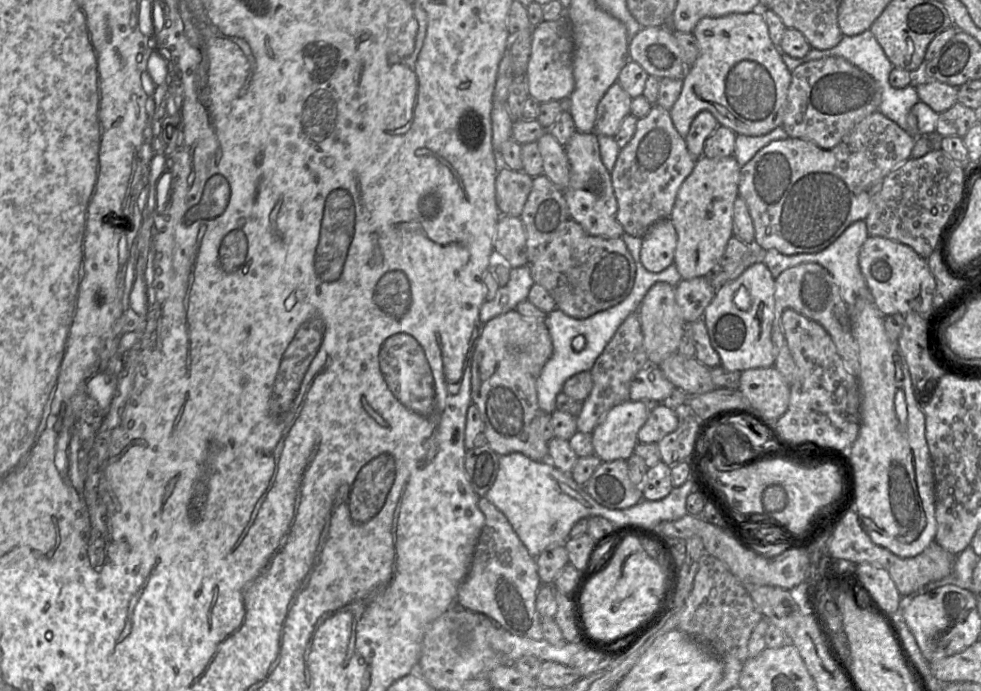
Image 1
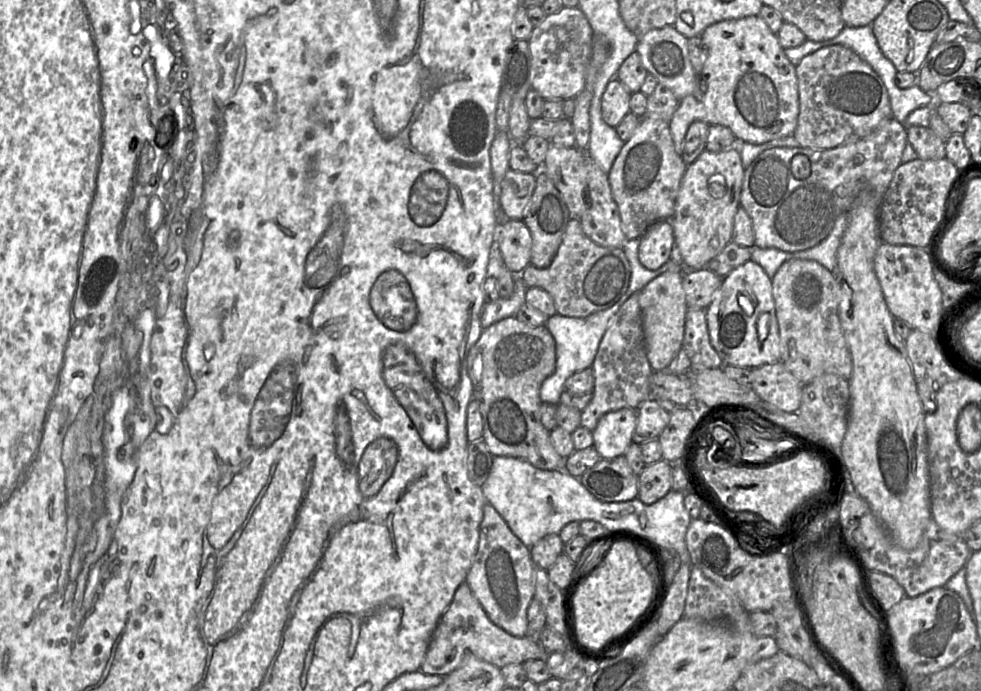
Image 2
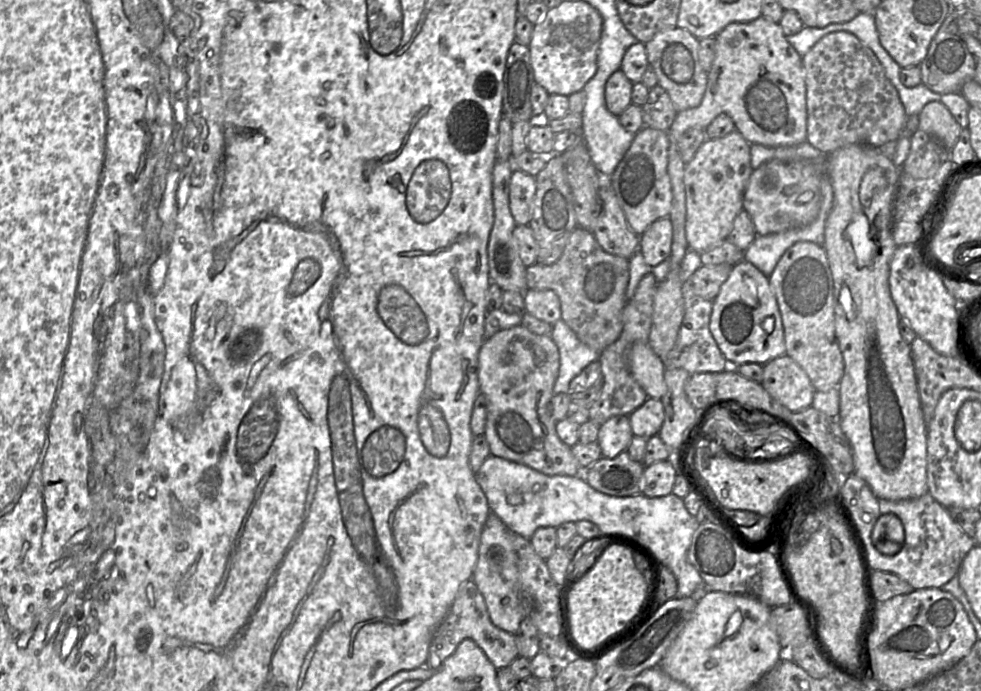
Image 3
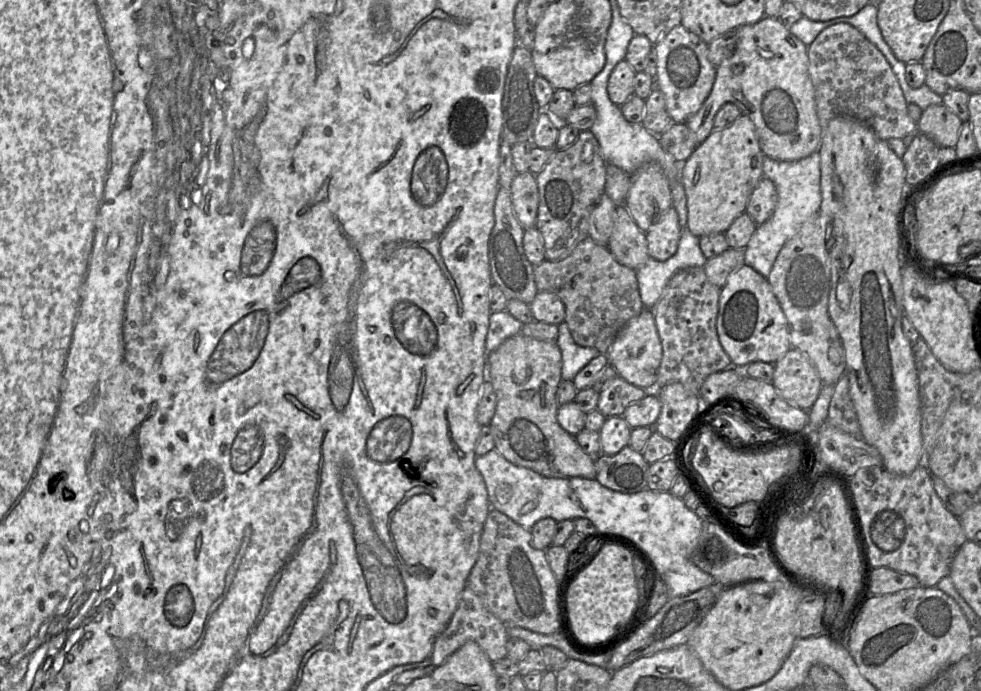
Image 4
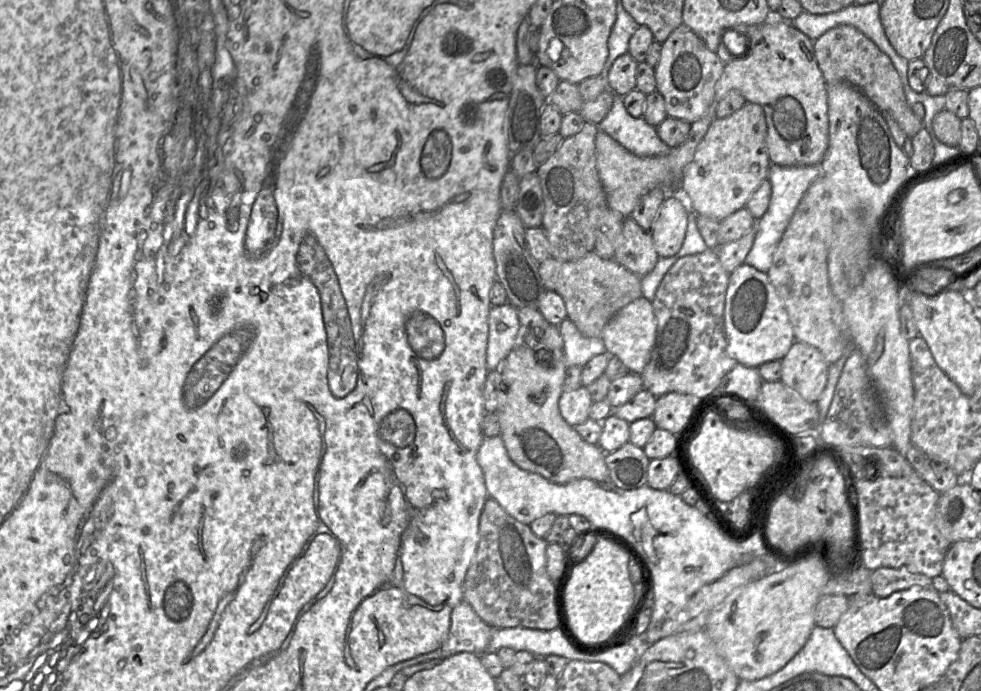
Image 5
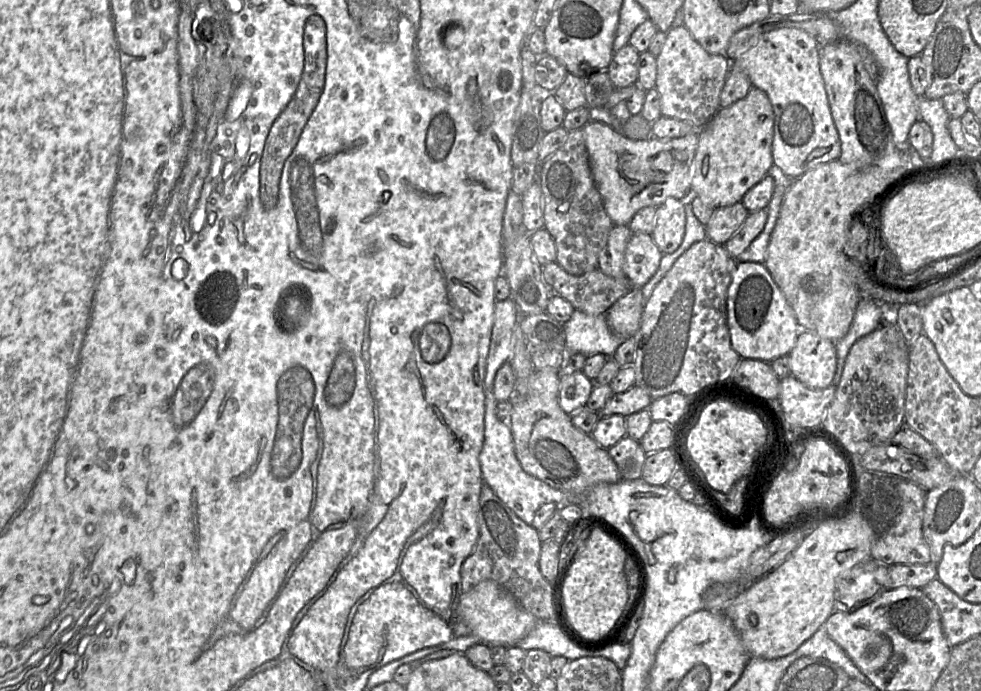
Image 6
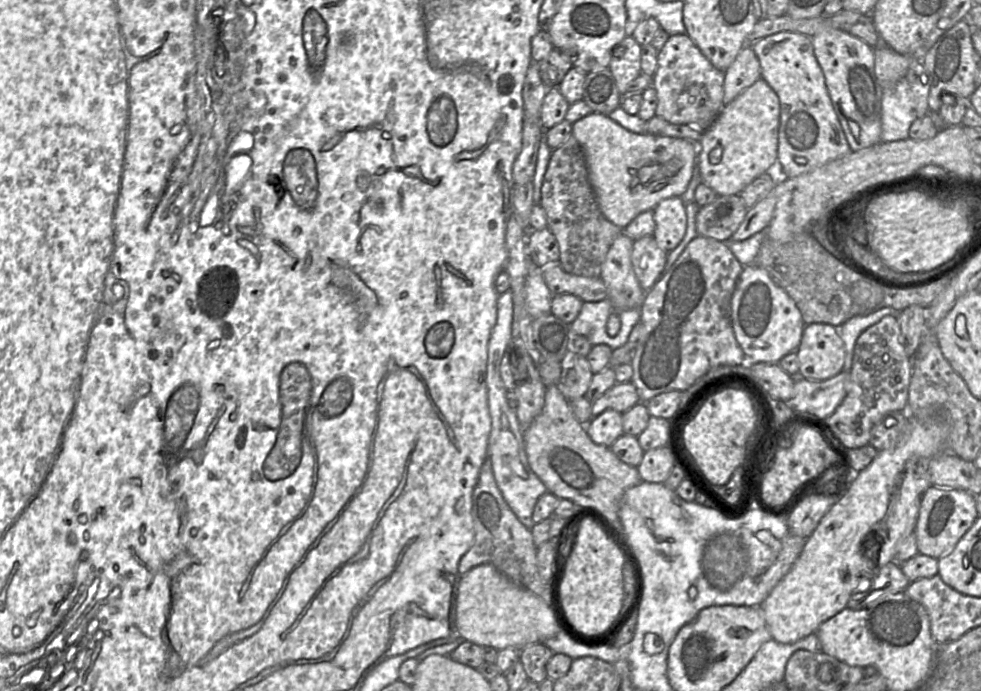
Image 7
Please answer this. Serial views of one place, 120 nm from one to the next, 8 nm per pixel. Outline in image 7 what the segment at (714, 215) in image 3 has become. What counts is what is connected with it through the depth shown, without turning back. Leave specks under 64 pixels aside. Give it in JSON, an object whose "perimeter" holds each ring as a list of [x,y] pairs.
{"perimeter":[[[759,78],[732,102],[723,105],[713,124],[702,131],[697,143],[701,182],[718,196],[739,195],[757,177],[777,172],[779,124],[779,98],[768,83]]]}

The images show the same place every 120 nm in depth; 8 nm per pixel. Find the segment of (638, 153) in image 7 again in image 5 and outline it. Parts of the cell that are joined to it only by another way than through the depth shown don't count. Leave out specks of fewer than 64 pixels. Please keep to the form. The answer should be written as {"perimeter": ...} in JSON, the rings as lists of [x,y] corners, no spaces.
{"perimeter":[[[708,110],[699,120],[691,123],[688,137],[681,145],[671,148],[667,154],[653,157],[640,157],[631,153],[598,128],[595,139],[597,169],[608,207],[623,217],[631,217],[639,200],[650,190],[656,187],[681,187],[682,174],[692,161],[697,146],[715,118],[716,110]]]}

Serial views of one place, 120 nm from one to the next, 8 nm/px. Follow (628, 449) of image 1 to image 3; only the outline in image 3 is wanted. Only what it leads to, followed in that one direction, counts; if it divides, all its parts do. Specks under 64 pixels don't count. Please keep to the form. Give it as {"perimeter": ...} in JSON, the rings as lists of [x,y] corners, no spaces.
{"perimeter":[[[618,415],[609,418],[600,427],[596,442],[605,458],[615,458],[627,448],[634,434],[629,416]]]}

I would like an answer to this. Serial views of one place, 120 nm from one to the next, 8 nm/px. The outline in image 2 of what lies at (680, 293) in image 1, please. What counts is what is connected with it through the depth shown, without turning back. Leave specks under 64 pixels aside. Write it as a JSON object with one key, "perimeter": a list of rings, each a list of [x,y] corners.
{"perimeter":[[[684,267],[682,285],[685,291],[688,309],[706,309],[709,307],[722,283],[722,279],[709,268],[688,270]]]}

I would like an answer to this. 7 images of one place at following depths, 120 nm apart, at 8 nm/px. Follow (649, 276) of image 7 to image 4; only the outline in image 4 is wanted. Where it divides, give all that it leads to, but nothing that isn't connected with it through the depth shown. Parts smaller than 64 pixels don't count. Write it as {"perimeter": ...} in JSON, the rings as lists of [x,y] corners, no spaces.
{"perimeter":[[[616,205],[615,224],[607,247],[620,264],[634,270],[650,258],[646,232],[637,226],[625,205]]]}

